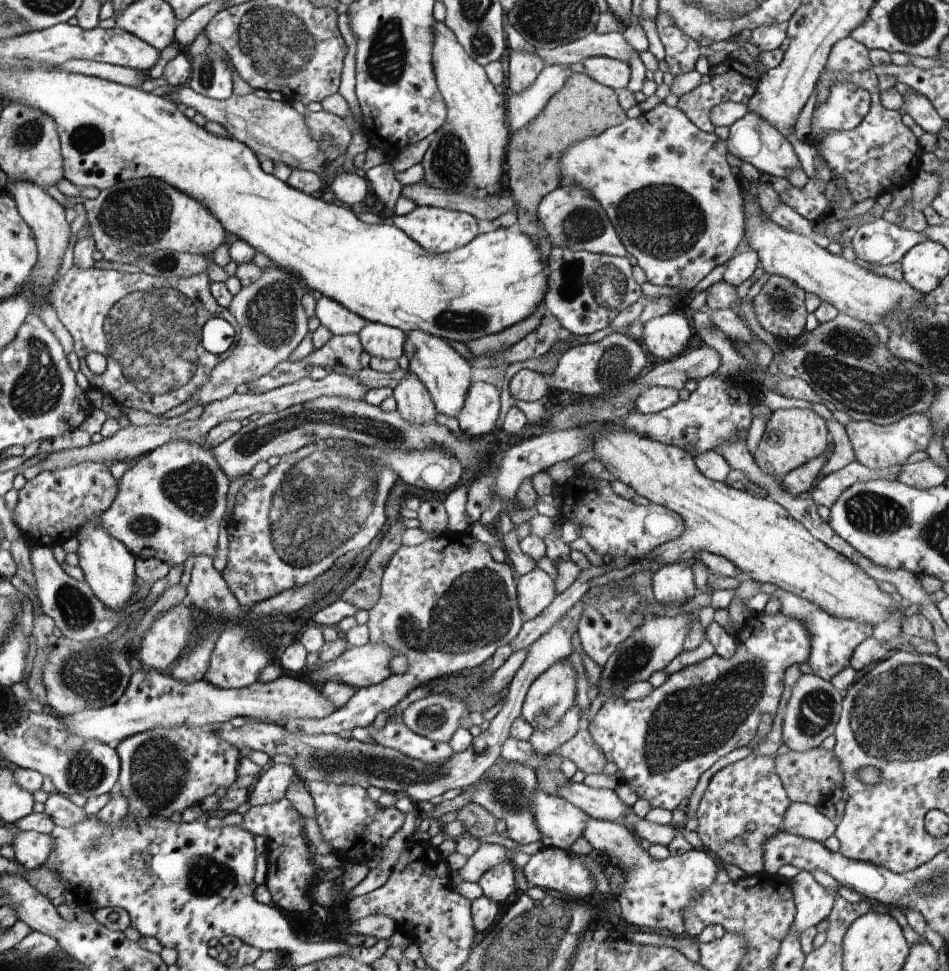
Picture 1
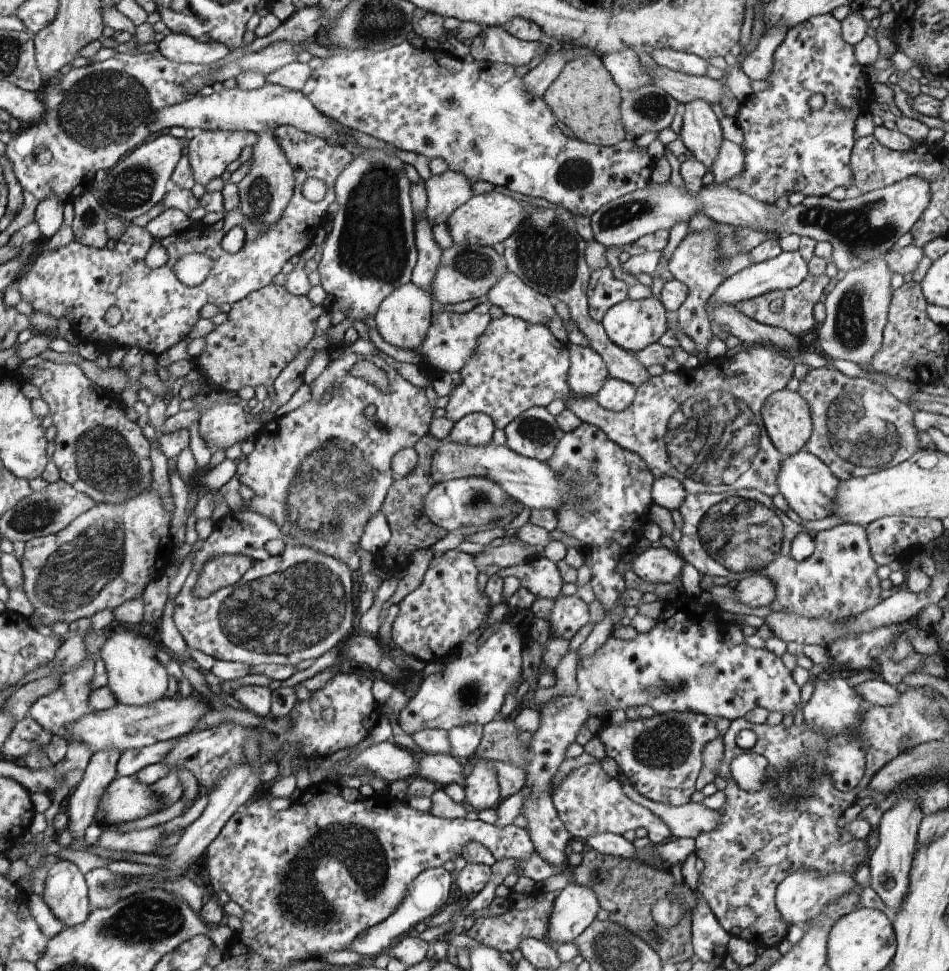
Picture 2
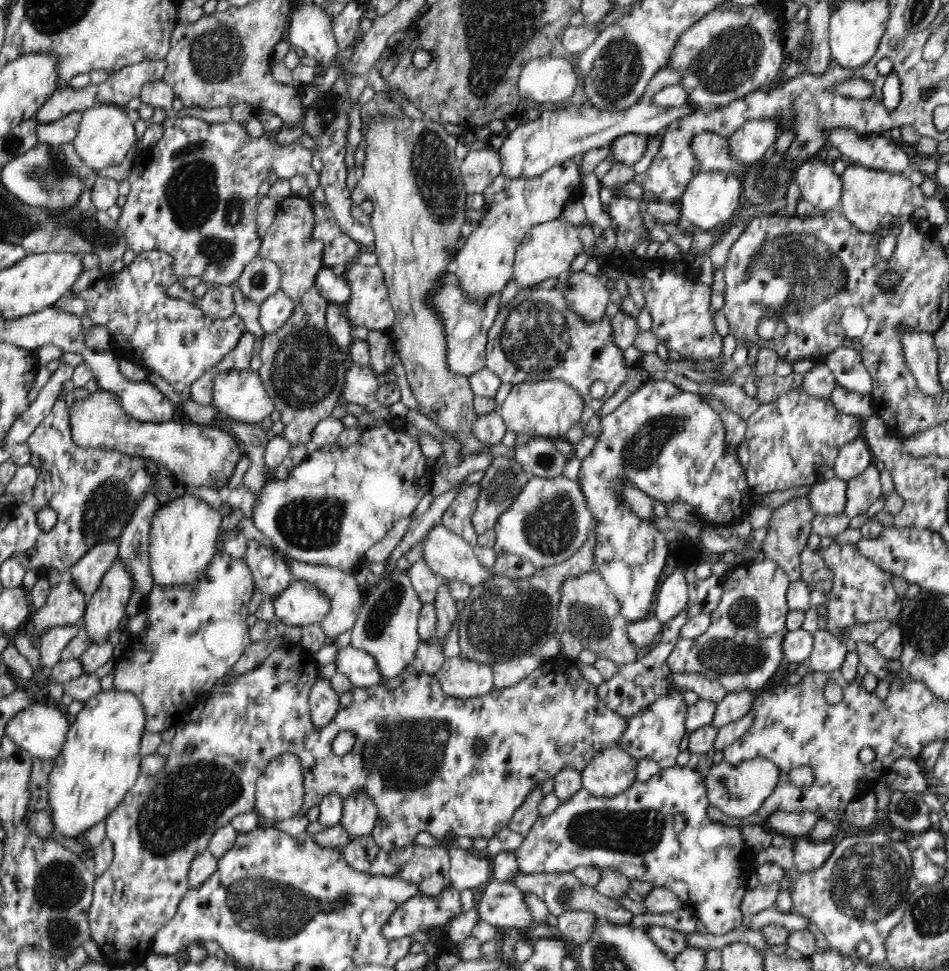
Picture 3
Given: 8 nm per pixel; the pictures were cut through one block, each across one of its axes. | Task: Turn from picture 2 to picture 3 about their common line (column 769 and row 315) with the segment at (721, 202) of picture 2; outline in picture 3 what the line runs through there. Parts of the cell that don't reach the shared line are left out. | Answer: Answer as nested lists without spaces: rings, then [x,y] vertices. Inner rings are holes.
[[[214,285],[198,301],[198,307],[206,317],[225,319],[235,313],[235,300],[232,286]]]

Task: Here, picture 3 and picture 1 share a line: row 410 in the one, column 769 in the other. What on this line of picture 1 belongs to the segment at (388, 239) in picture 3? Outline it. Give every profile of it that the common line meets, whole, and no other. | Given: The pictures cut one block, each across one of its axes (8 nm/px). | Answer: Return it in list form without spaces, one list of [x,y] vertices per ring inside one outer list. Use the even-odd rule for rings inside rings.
[[[778,409],[767,420],[764,435],[753,453],[753,459],[767,475],[781,478],[824,453],[828,447],[828,432],[826,420],[813,410]]]

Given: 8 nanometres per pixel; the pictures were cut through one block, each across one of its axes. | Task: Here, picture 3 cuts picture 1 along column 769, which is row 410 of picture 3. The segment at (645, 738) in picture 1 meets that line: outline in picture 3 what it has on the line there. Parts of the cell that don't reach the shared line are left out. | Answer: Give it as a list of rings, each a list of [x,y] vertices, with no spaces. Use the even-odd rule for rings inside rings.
[[[668,379],[659,381],[646,381],[642,386],[639,386],[632,394],[615,408],[610,414],[603,416],[600,420],[600,436],[598,436],[598,442],[594,446],[594,450],[590,452],[590,456],[586,456],[581,462],[581,468],[578,474],[578,482],[580,483],[581,489],[585,494],[586,507],[588,511],[592,513],[593,520],[596,520],[596,546],[594,546],[594,569],[599,572],[599,575],[605,580],[608,588],[612,591],[612,594],[616,596],[618,602],[620,602],[621,613],[630,622],[634,622],[637,619],[644,619],[646,616],[652,615],[656,586],[658,586],[658,580],[662,576],[662,568],[666,564],[666,558],[673,551],[673,545],[668,543],[665,539],[664,533],[660,532],[655,525],[653,525],[649,520],[642,520],[639,516],[630,510],[629,505],[622,501],[622,486],[621,482],[626,479],[626,481],[632,481],[636,483],[639,490],[642,490],[647,496],[650,496],[652,500],[660,501],[662,503],[682,501],[690,503],[694,510],[698,512],[703,519],[713,523],[713,522],[733,522],[735,523],[742,517],[747,517],[748,512],[751,509],[753,503],[754,494],[750,489],[750,485],[747,483],[746,471],[744,471],[744,466],[740,464],[740,458],[738,458],[738,452],[726,444],[726,428],[722,424],[722,420],[716,411],[712,410],[712,407],[706,403],[706,400],[702,399],[700,395],[686,391],[678,387],[678,384],[672,383]]]

